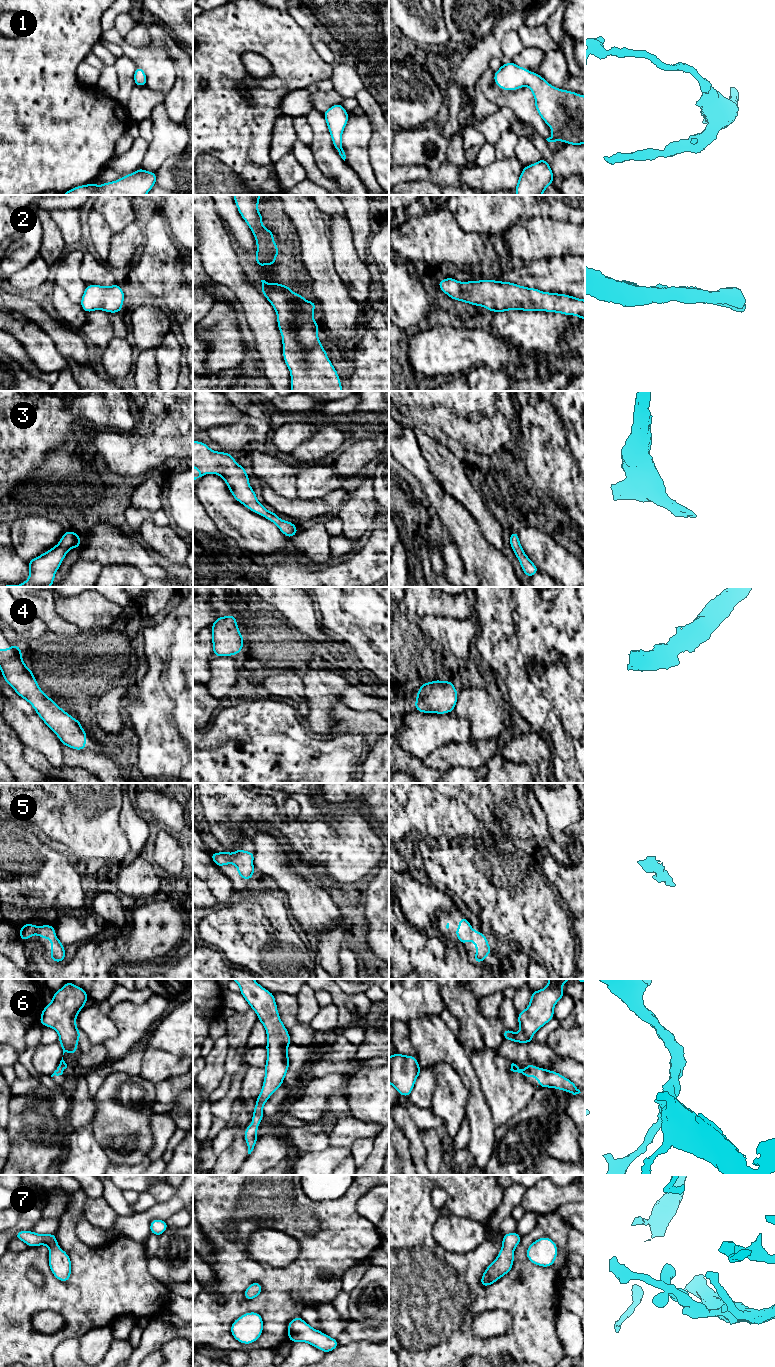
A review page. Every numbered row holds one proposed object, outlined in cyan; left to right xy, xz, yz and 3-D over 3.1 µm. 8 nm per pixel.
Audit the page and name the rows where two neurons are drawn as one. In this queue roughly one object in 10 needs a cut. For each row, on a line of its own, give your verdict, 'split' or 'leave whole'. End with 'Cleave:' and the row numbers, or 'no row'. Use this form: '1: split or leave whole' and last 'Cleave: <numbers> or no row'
1: leave whole
2: leave whole
3: leave whole
4: leave whole
5: leave whole
6: leave whole
7: leave whole
Cleave: no row

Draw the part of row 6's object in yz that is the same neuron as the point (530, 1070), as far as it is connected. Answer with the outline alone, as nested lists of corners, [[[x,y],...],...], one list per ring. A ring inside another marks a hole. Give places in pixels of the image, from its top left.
[[[512,1063],[510,1070],[521,1073],[526,1078],[530,1078],[535,1075],[536,1080],[539,1082],[539,1087],[542,1088],[550,1087],[554,1089],[560,1089],[573,1095],[581,1093],[577,1086],[563,1075],[540,1067],[536,1068],[531,1063],[527,1064],[525,1070],[521,1070],[516,1064]]]

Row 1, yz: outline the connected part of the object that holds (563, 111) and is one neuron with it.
[[[512,61],[501,64],[500,69],[494,72],[494,82],[502,90],[515,91],[527,86],[532,91],[538,114],[553,132],[546,139],[548,142],[585,143],[585,96],[558,89],[536,72]]]

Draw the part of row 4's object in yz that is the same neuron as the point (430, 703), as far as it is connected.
[[[436,681],[421,684],[414,708],[420,713],[445,714],[454,711],[458,692],[452,681]]]

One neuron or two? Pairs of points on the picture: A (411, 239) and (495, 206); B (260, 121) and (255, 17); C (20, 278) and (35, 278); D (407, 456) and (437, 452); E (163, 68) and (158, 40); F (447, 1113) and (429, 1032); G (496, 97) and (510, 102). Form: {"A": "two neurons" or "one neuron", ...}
{"A": "two neurons", "B": "one neuron", "C": "one neuron", "D": "two neurons", "E": "two neurons", "F": "two neurons", "G": "one neuron"}

